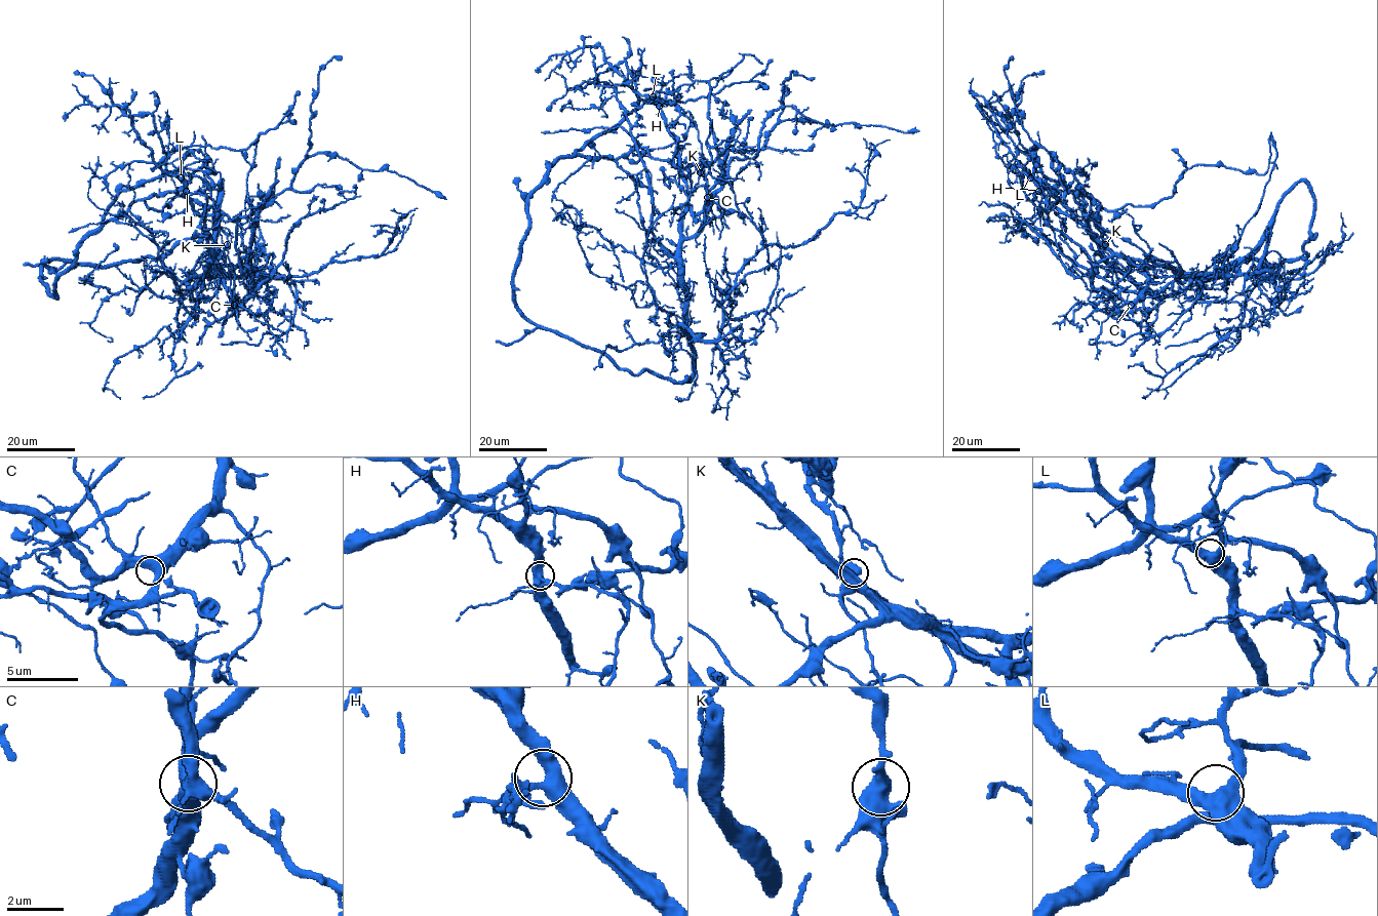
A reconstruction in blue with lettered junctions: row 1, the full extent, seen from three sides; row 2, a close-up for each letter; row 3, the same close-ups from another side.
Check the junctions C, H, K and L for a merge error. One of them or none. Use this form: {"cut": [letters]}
{"cut": []}

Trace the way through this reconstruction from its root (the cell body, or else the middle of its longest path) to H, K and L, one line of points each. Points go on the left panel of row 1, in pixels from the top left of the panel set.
H: (207, 268), (214, 256), (207, 246), (205, 222), (194, 211), (186, 191)
K: (207, 268), (210, 262), (217, 265), (218, 274), (234, 301), (234, 275), (228, 244)
L: (207, 268), (214, 256), (207, 246), (205, 222), (194, 211), (194, 204), (187, 196), (187, 185), (181, 177)

